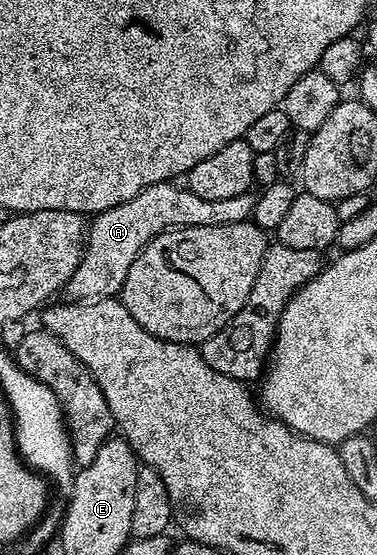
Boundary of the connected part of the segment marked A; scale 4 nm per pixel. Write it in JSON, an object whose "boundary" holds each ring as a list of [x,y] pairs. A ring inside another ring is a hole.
{"boundary":[[[166,182],[155,186],[147,186],[147,190],[135,194],[135,198],[131,198],[127,202],[119,202],[119,206],[111,206],[111,210],[103,210],[92,217],[93,222],[91,220],[87,228],[82,260],[78,264],[78,269],[75,270],[70,280],[63,287],[64,295],[69,295],[66,297],[70,301],[103,300],[116,297],[127,278],[127,270],[131,270],[131,262],[135,262],[135,258],[139,258],[141,251],[159,234],[172,232],[174,228],[219,226],[231,222],[243,222],[252,217],[253,201],[255,199],[252,191],[239,194],[235,198],[208,200],[207,198],[199,198],[199,194],[192,192],[189,187],[181,185],[180,188],[179,185],[180,183],[177,182]]]}

